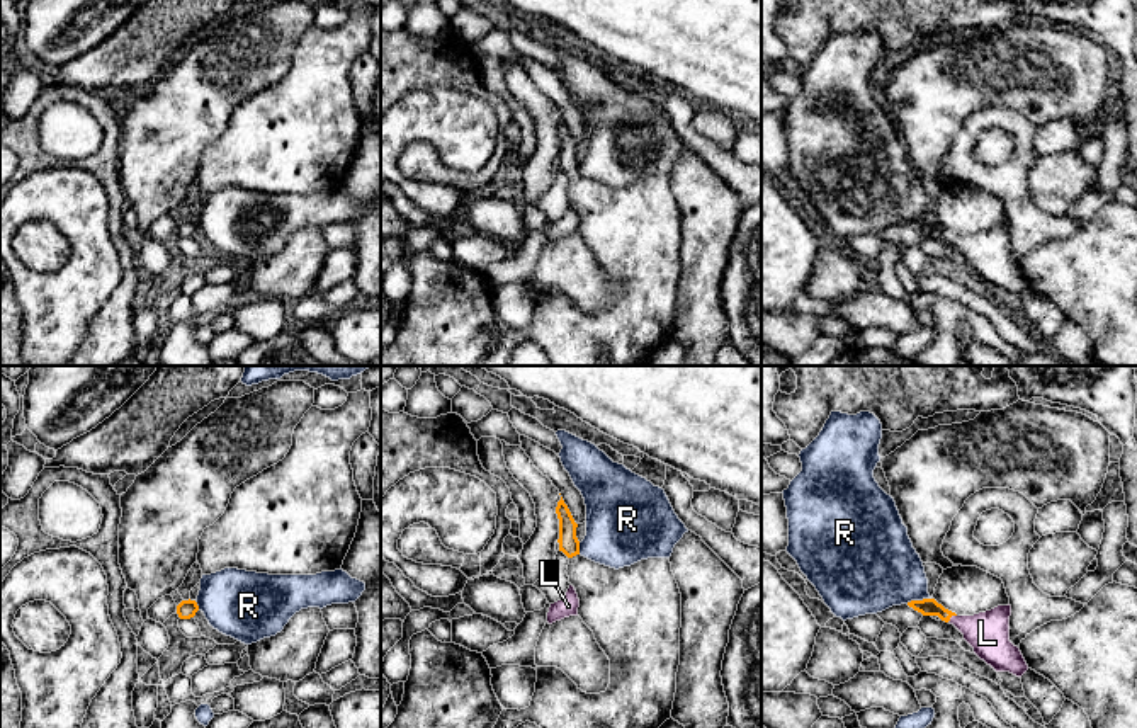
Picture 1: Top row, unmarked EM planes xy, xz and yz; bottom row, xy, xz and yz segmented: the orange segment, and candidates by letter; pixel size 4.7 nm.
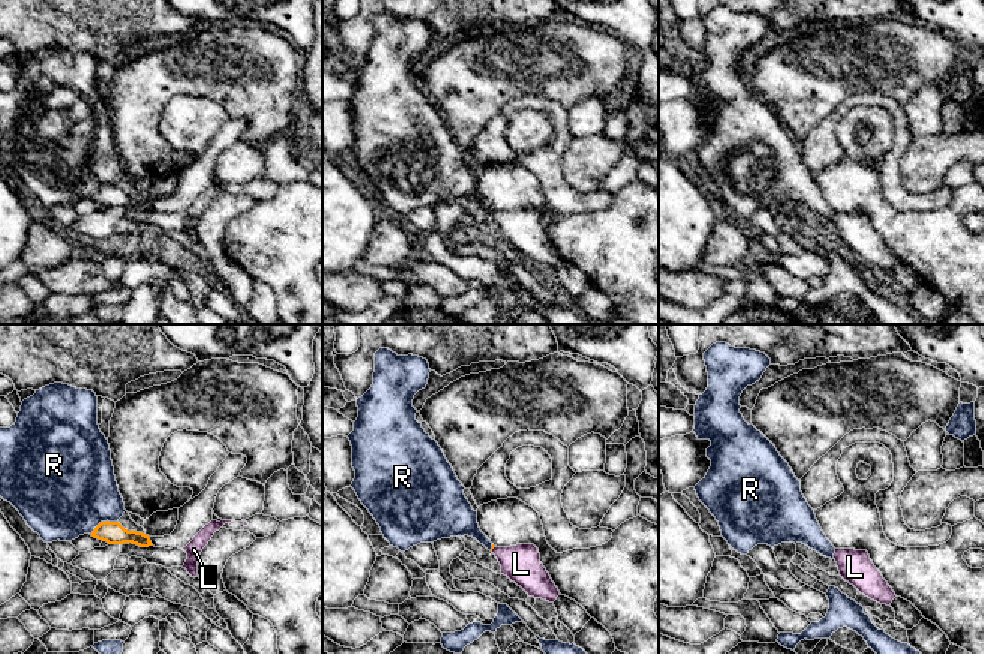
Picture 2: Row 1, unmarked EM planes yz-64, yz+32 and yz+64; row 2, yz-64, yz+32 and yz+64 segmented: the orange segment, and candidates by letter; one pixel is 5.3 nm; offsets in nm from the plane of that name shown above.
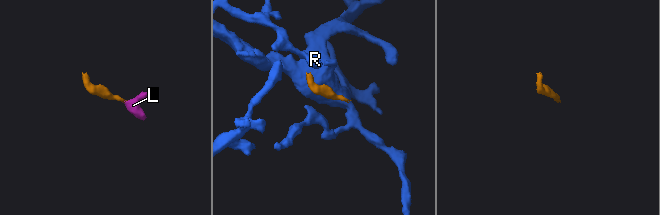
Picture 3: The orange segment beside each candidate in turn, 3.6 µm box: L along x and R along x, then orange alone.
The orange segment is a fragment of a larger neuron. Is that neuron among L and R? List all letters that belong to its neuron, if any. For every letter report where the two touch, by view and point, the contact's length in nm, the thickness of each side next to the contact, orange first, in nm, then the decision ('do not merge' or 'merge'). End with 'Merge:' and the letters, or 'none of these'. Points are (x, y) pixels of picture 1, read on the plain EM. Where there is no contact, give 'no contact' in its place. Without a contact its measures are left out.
L: yz (950, 235) | 60 nm | 80/200 nm | merge
R: yz (918, 220) | 120 nm | 80/380 nm | do not merge
Merge: L

